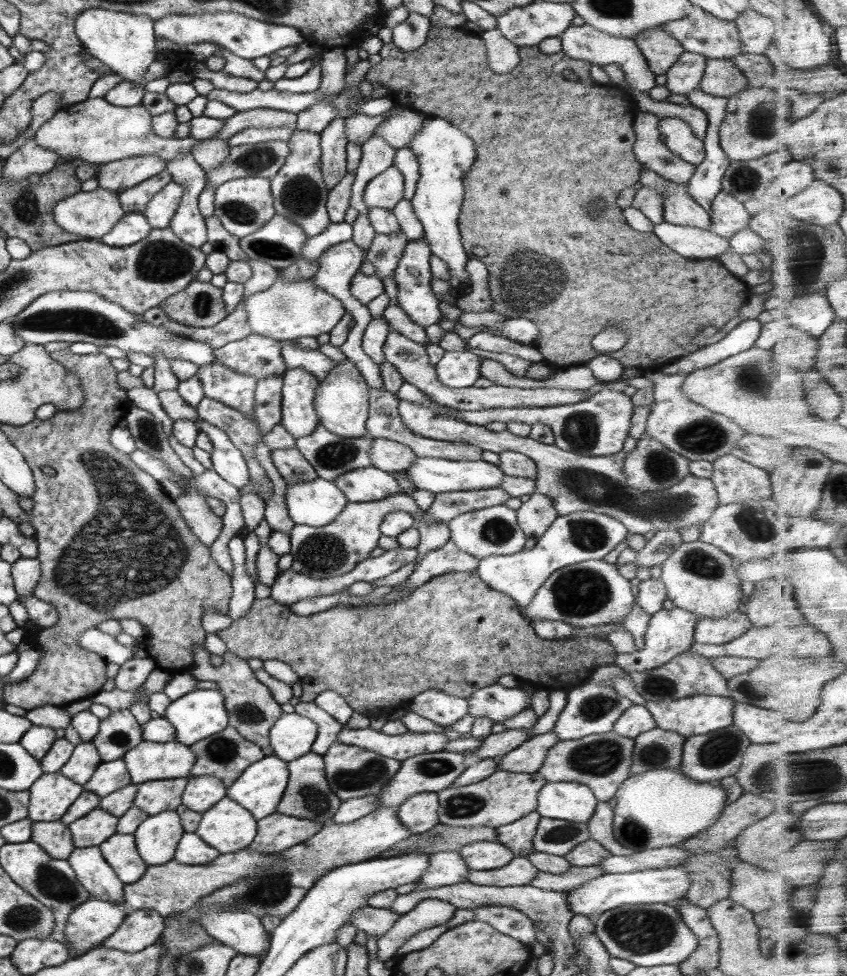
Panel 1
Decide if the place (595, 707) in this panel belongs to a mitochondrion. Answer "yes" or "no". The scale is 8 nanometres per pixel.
yes

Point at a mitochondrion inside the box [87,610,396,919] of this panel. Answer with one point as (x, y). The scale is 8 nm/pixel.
(269, 890)

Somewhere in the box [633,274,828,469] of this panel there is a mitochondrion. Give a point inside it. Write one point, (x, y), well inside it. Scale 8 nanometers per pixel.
(702, 436)

